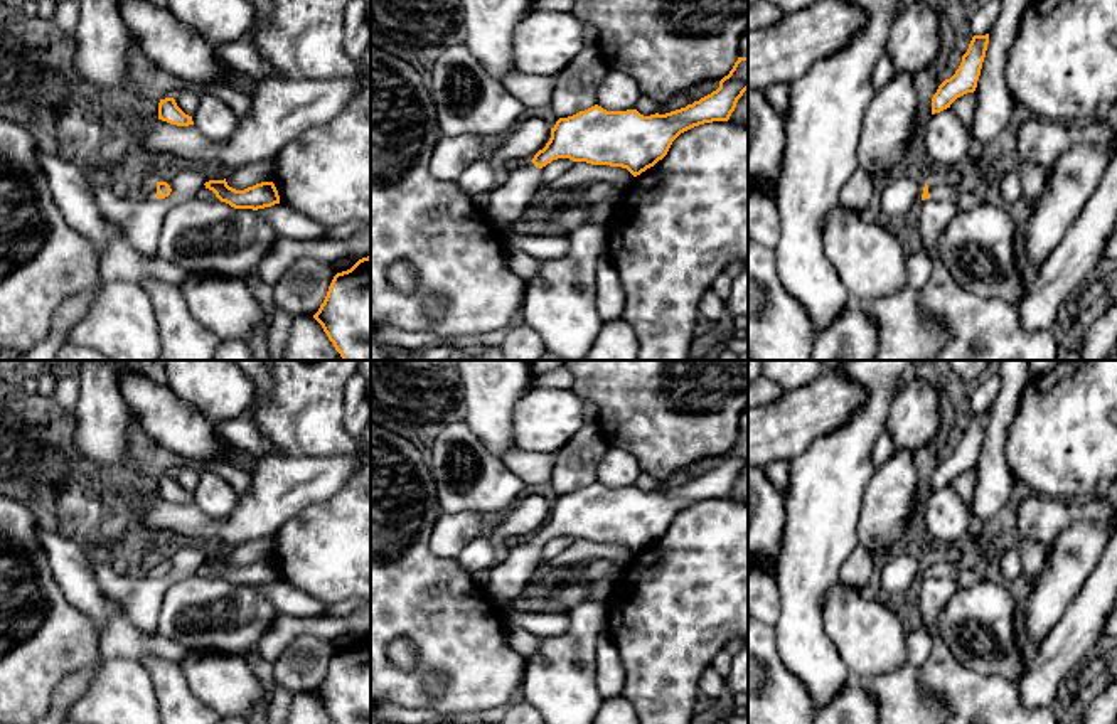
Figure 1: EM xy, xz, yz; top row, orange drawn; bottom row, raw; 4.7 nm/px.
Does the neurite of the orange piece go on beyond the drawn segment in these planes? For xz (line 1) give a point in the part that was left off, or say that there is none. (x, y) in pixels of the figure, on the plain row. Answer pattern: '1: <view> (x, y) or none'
1: xz (523, 563)

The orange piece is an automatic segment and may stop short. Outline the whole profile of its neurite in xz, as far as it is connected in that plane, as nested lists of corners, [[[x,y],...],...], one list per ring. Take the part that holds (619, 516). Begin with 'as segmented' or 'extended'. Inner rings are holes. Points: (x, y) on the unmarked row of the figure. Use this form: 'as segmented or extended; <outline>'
extended; [[[738,434],[719,465],[686,485],[644,493],[637,487],[607,488],[595,482],[551,505],[551,515],[532,537],[512,540],[504,562],[490,569],[487,596],[512,599],[544,567],[541,546],[558,535],[627,546],[633,554],[662,537],[684,508],[728,498],[748,466],[748,434]]]

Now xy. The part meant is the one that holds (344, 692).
as segmented; [[[371,633],[334,653],[313,695],[334,724],[371,724]]]

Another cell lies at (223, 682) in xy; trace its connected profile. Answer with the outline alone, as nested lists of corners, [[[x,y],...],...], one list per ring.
[[[194,653],[182,665],[192,694],[221,717],[246,717],[263,697],[263,687],[239,655]]]

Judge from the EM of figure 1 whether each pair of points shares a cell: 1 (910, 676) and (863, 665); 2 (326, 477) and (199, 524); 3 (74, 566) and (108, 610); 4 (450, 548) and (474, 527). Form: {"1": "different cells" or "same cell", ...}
{"1": "different cells", "2": "same cell", "3": "same cell", "4": "same cell"}

